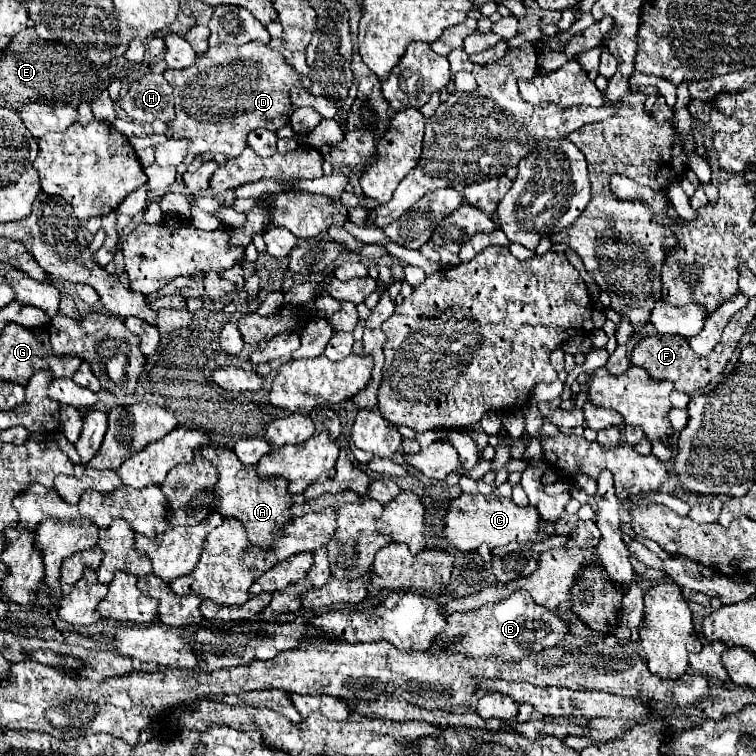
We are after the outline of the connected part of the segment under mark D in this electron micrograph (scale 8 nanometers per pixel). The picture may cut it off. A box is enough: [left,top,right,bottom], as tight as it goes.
[164,41,302,165]

